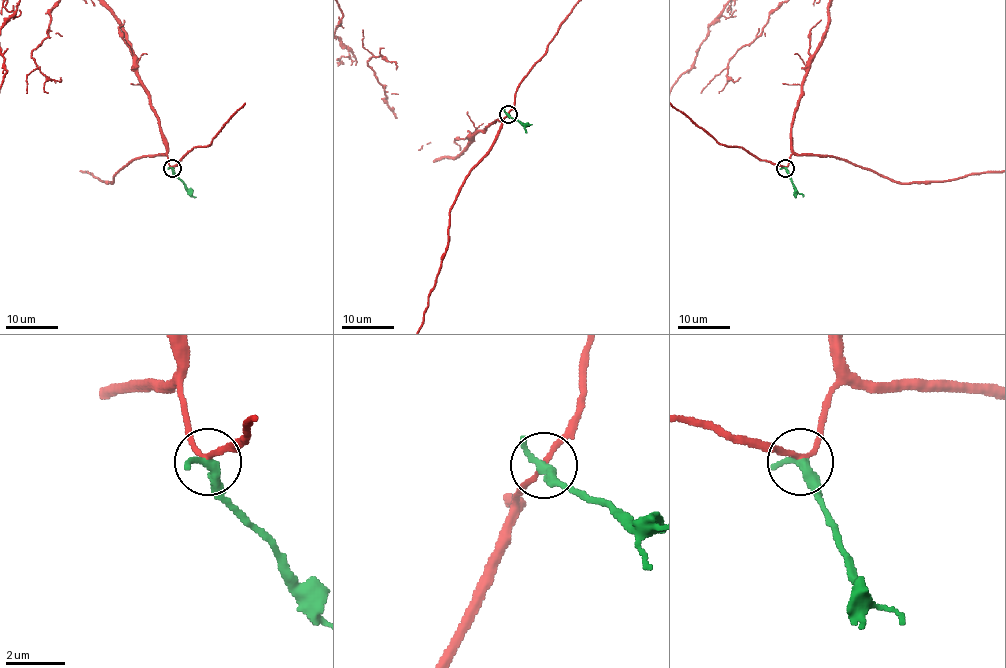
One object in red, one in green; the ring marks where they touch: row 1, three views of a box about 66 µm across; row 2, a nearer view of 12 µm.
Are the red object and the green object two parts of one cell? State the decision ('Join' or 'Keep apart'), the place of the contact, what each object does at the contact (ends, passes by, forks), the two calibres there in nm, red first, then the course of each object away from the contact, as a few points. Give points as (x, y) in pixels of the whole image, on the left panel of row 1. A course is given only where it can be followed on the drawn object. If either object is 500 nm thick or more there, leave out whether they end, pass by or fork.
Keep apart. Place: (172, 168). At the ring red passes by. At the ring green ends. Thickness 160 nm (red) against 400 nm. Course of green: (172, 168), (190, 197)

